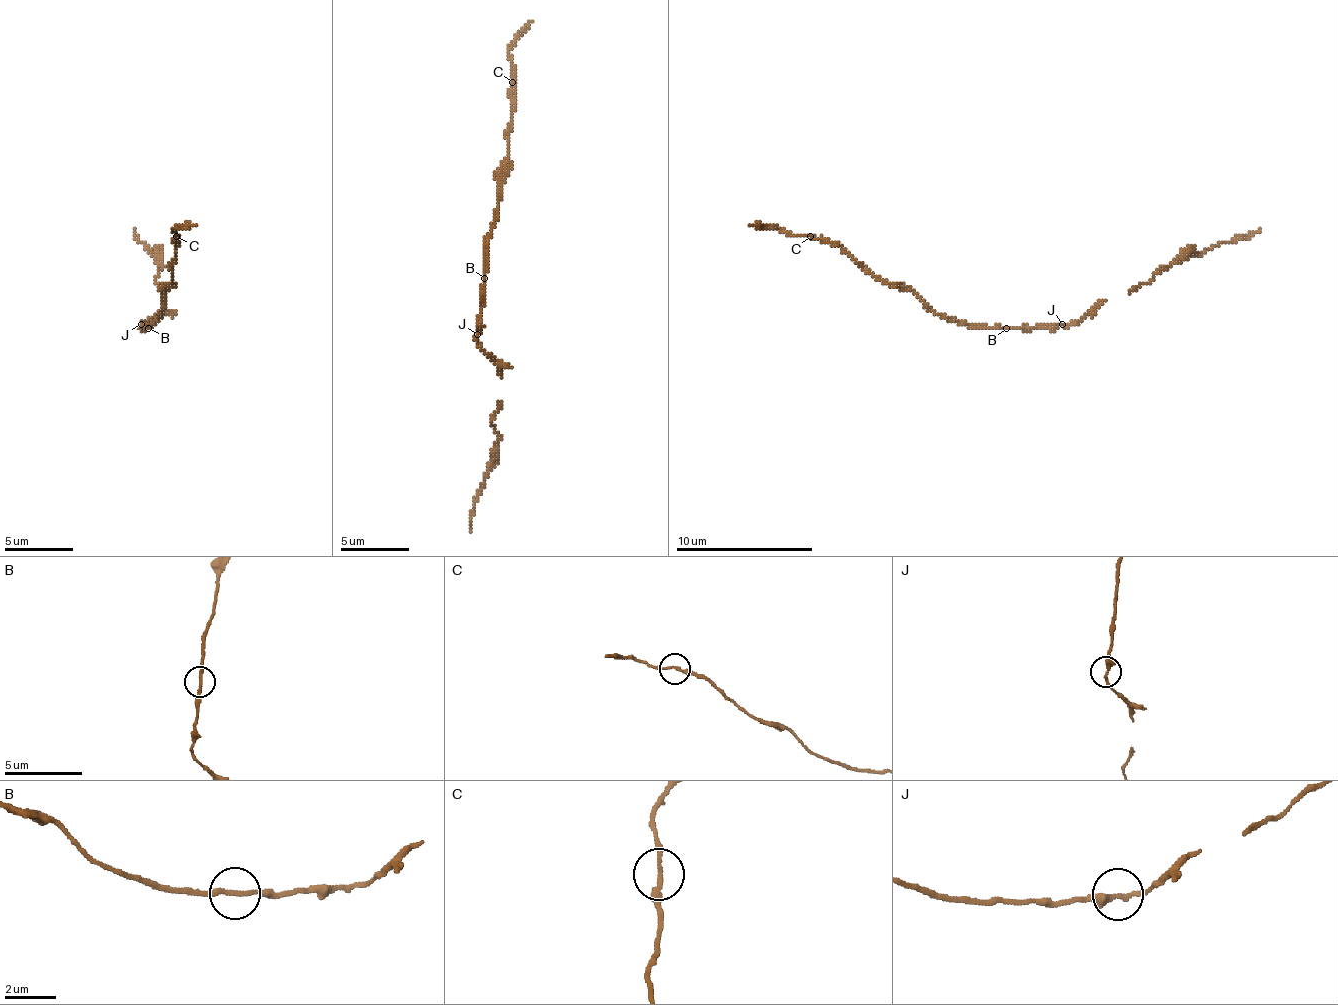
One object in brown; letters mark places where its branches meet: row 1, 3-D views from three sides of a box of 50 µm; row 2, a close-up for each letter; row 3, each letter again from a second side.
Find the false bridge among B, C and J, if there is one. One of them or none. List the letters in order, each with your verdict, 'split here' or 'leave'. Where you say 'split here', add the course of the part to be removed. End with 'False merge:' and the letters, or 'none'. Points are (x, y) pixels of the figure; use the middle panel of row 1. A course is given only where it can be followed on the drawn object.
B: leave
C: leave
J: leave
False merge: none

